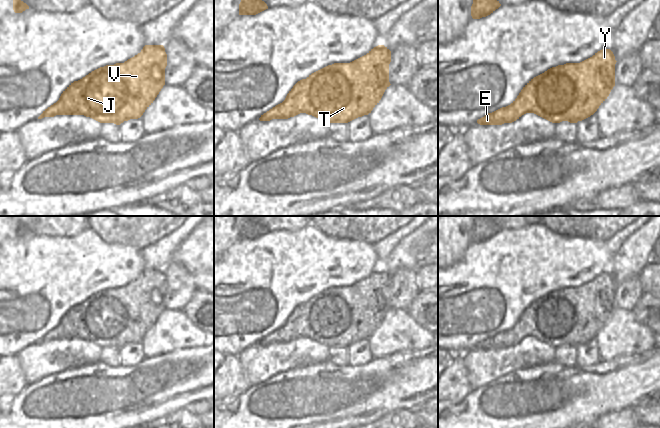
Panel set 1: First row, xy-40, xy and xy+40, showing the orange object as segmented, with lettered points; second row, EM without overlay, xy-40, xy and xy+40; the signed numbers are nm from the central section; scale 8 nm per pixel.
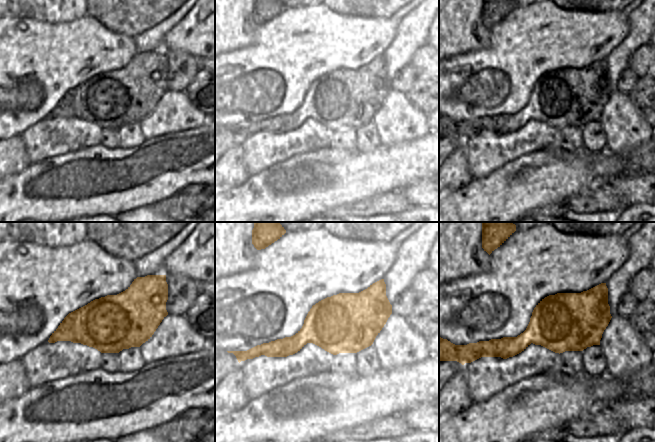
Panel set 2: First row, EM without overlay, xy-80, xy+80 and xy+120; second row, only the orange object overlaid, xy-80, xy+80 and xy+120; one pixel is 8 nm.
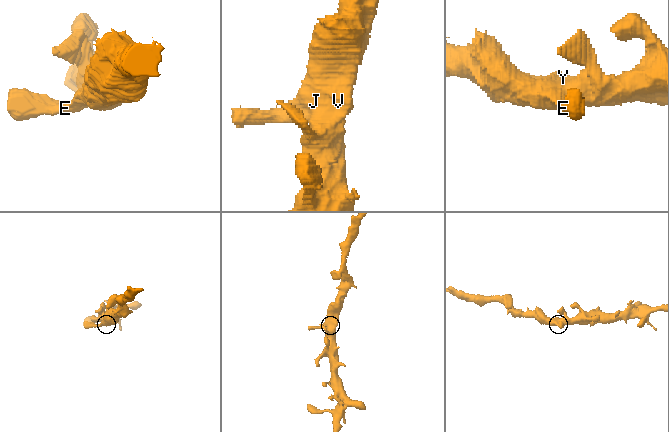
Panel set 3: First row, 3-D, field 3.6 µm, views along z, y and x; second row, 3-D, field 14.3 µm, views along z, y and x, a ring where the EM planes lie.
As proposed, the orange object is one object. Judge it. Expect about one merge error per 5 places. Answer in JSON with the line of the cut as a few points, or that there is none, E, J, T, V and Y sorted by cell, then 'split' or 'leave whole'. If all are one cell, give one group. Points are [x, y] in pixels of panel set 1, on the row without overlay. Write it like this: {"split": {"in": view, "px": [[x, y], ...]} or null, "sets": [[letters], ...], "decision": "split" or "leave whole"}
{"split": null, "sets": [["E", "J", "T", "V", "Y"]], "decision": "leave whole"}

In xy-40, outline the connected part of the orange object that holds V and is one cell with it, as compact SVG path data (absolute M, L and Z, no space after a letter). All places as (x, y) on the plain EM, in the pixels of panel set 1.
M145 269L140 277L124 287L100 291L82 303L71 307L59 324L38 341L84 339L100 347L120 349L140 342L165 309L167 278L163 269Z

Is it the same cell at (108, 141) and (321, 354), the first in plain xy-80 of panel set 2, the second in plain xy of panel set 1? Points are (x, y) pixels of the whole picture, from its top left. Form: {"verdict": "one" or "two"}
{"verdict": "two"}

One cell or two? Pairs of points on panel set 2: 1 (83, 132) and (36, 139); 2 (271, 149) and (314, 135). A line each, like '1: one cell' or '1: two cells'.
1: one cell
2: one cell

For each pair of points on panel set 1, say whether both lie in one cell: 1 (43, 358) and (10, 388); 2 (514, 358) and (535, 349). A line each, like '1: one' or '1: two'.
1: two
2: one

